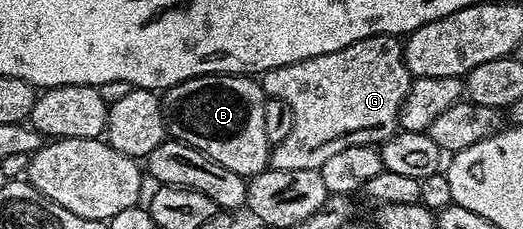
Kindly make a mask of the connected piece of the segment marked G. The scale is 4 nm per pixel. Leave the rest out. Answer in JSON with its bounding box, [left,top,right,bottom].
[270,36,412,170]

